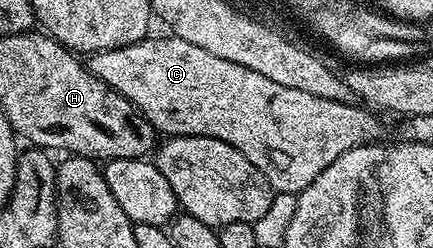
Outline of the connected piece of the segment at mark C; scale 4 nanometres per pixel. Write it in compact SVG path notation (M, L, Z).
M148 37L128 47L94 52L90 59L90 71L126 97L151 122L156 132L163 134L164 131L167 137L200 135L233 145L237 153L244 155L266 177L275 193L298 196L322 171L329 169L337 157L354 147L376 142L375 119L366 106L354 107L355 103L351 101L325 100L312 93L279 85L261 77L261 73L253 69L245 69L245 65L225 61L225 57L213 57L213 53L205 53L205 49L184 39Z

